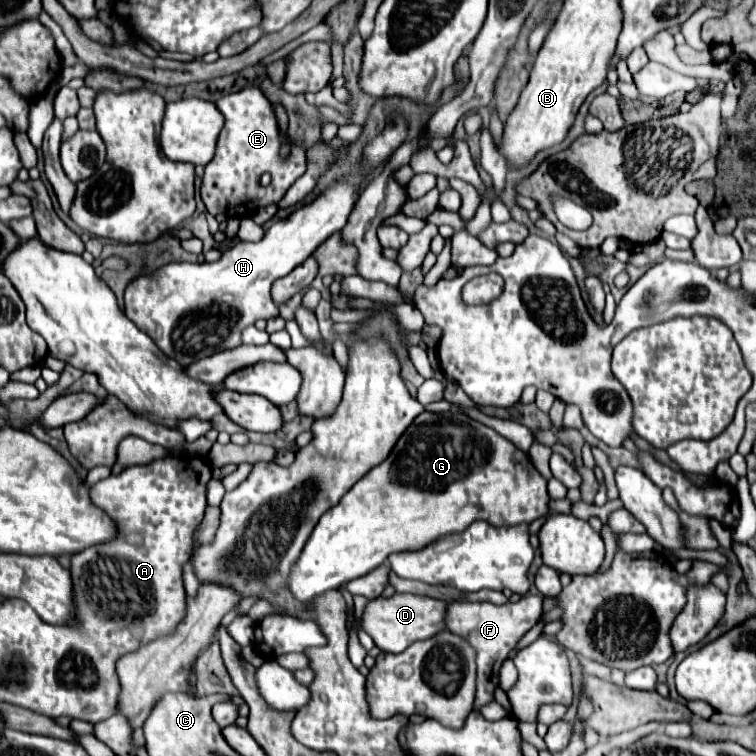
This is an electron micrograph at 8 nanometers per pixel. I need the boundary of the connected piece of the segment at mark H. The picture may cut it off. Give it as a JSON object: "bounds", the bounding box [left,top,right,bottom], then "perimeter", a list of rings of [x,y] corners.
{"bounds":[124,173,362,365],"perimeter":[[[362,173],[340,179],[334,187],[330,187],[322,197],[314,203],[296,209],[288,219],[276,221],[258,243],[238,243],[232,249],[224,251],[220,261],[214,263],[168,263],[160,267],[152,277],[134,279],[124,293],[124,315],[138,325],[152,341],[156,341],[158,349],[166,355],[176,359],[180,365],[190,365],[192,361],[200,361],[212,353],[234,349],[242,343],[242,331],[254,325],[258,319],[272,319],[278,317],[278,307],[270,299],[270,285],[288,275],[294,267],[306,261],[314,249],[326,241],[332,233],[342,231],[348,221],[348,215],[356,203],[356,189],[362,181]]]}

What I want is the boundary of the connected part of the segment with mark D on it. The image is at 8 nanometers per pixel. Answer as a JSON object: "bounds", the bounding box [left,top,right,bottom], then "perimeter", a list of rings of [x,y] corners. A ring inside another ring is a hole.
{"bounds":[360,593,446,653],"perimeter":[[[396,593],[392,597],[376,597],[368,601],[360,627],[374,639],[376,647],[386,653],[402,653],[408,645],[414,641],[422,641],[428,637],[434,637],[444,625],[444,613],[446,613],[446,603],[432,599],[432,597],[422,597],[422,595],[410,595],[410,593]]]}

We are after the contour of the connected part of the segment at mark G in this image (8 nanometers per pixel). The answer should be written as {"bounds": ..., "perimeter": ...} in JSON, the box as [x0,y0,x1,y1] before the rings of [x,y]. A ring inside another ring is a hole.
{"bounds":[288,411,550,601],"perimeter":[[[448,411],[448,413],[420,413],[414,423],[406,429],[406,433],[398,439],[396,447],[392,449],[390,457],[386,461],[382,461],[378,467],[374,467],[368,475],[364,475],[342,499],[338,505],[334,505],[332,509],[328,509],[318,525],[314,527],[298,563],[292,567],[292,573],[290,573],[290,579],[288,579],[288,589],[296,595],[298,601],[310,601],[314,595],[320,595],[324,591],[330,591],[330,589],[338,589],[340,585],[346,585],[348,581],[352,579],[358,579],[360,575],[366,575],[370,573],[372,569],[380,567],[388,555],[392,553],[402,553],[402,551],[420,551],[424,549],[426,545],[430,545],[432,541],[444,537],[444,535],[450,535],[450,533],[456,533],[456,531],[464,531],[472,521],[476,519],[482,519],[486,523],[490,523],[492,527],[506,527],[506,525],[520,525],[520,523],[532,523],[534,519],[540,519],[540,517],[546,517],[550,515],[550,509],[548,509],[548,491],[546,491],[546,485],[548,485],[548,479],[544,479],[540,475],[540,471],[532,465],[530,461],[530,455],[524,453],[522,449],[518,449],[510,439],[502,437],[500,433],[496,433],[492,427],[484,427],[476,421],[472,421],[470,417],[466,417],[464,413],[458,413],[458,411]]]}

